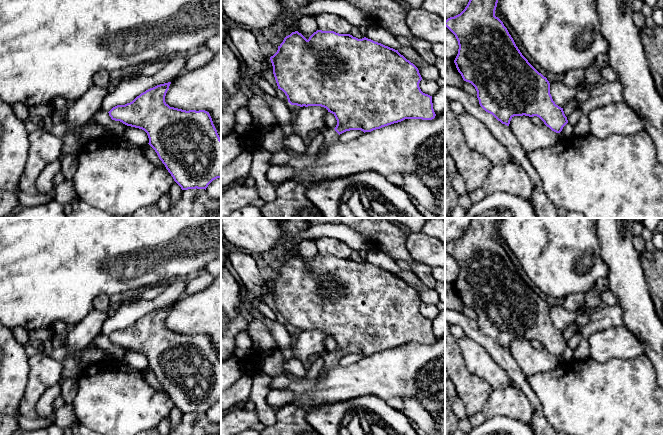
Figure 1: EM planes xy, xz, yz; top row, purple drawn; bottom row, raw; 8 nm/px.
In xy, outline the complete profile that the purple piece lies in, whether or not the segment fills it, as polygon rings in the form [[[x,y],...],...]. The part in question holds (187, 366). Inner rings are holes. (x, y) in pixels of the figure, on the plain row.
[[[171,306],[157,309],[137,320],[132,326],[117,329],[108,337],[112,344],[144,354],[149,362],[149,369],[155,374],[159,383],[165,389],[174,405],[182,414],[205,413],[215,403],[221,402],[221,363],[213,348],[209,336],[205,334],[182,334],[170,331],[165,326],[165,320]]]

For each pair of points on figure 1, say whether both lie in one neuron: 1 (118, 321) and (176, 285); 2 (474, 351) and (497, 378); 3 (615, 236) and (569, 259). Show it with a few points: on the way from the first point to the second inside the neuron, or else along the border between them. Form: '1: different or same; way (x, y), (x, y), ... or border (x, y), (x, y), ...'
1: same; way (133, 311), (145, 306), (151, 306), (162, 300)
2: same; way (477, 358), (490, 371)
3: different; border (596, 228), (601, 258), (606, 266)

